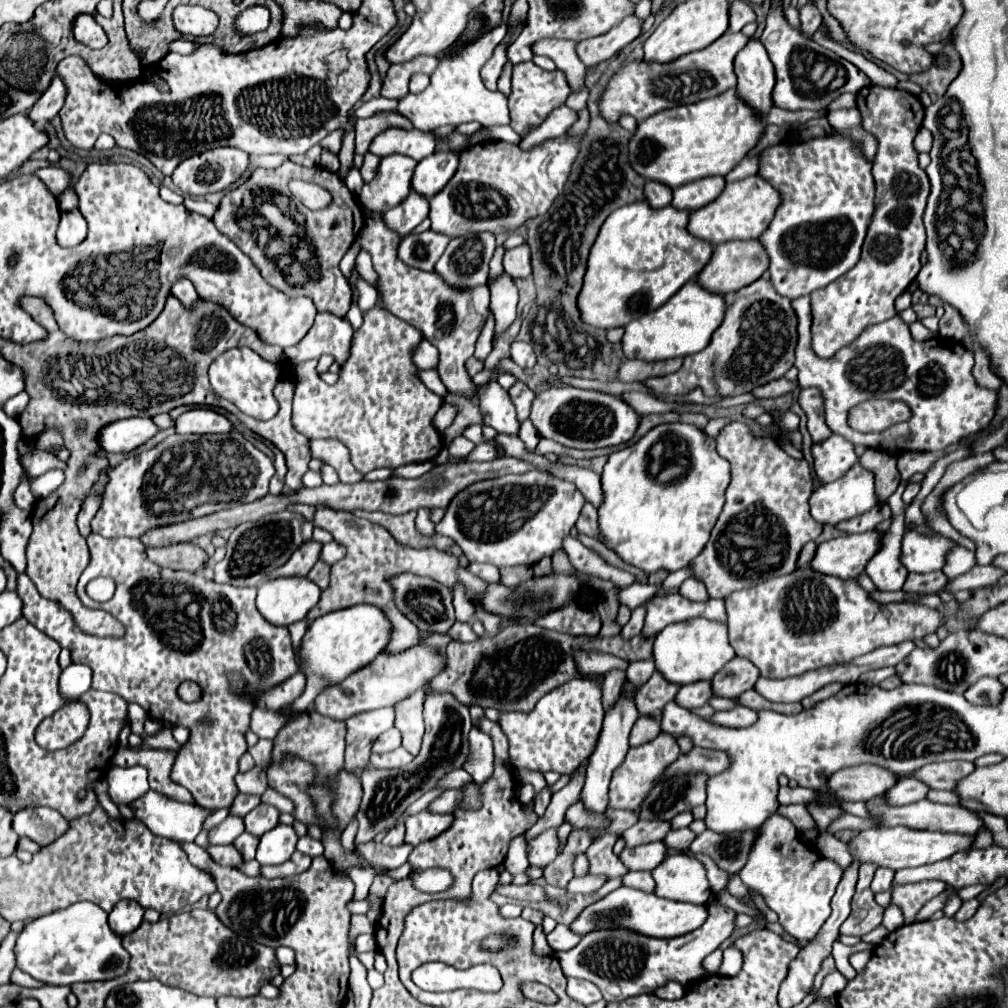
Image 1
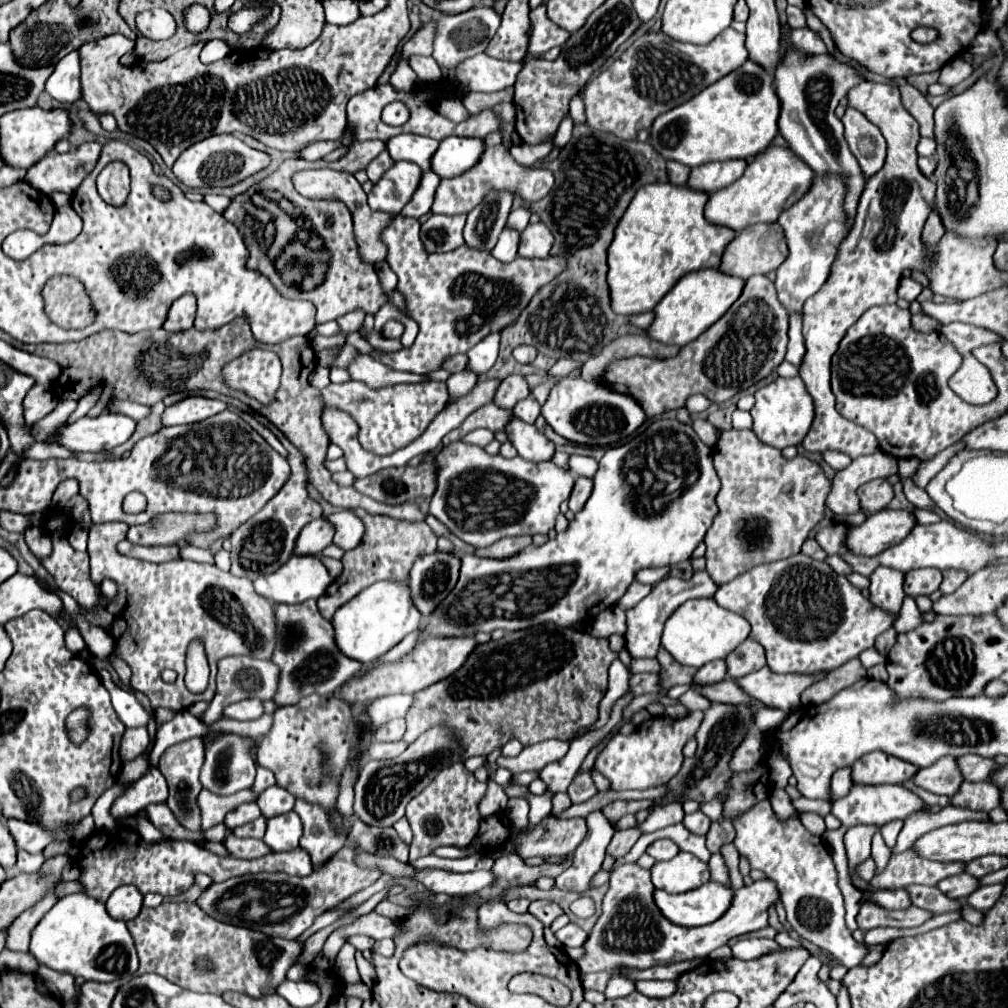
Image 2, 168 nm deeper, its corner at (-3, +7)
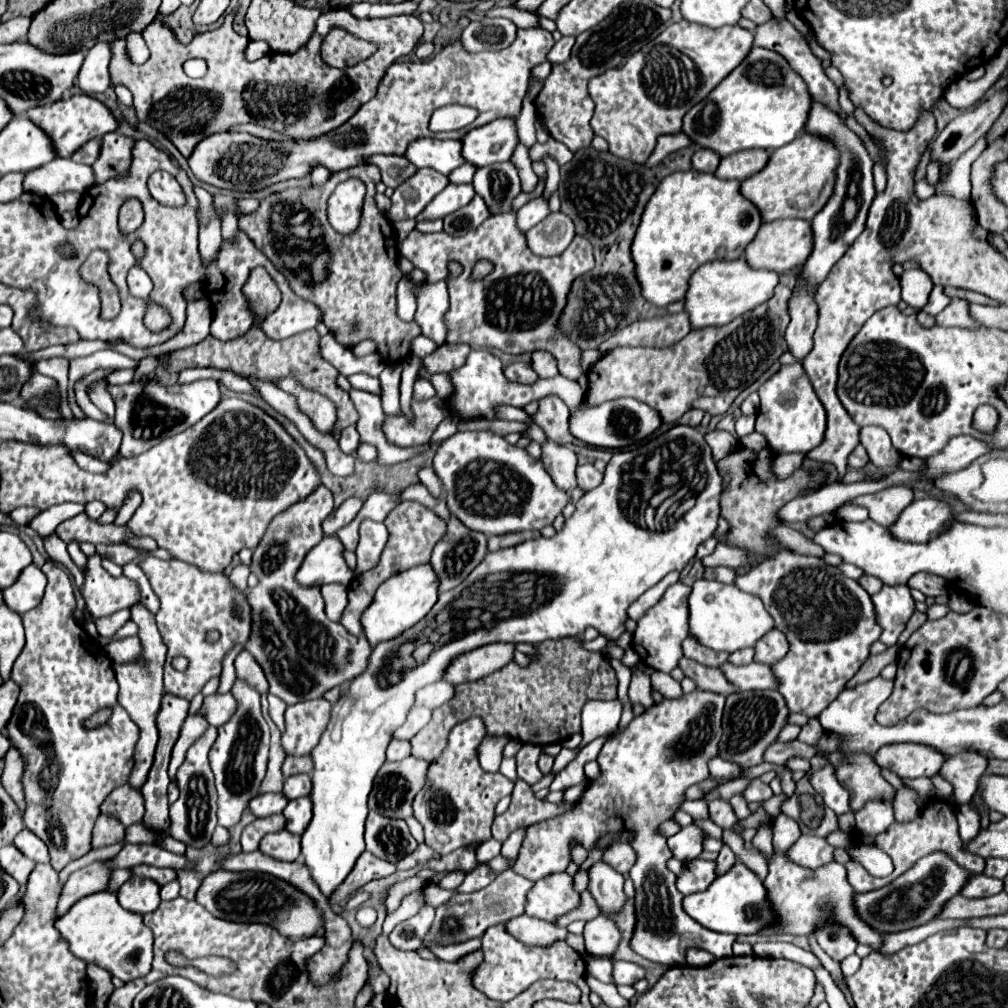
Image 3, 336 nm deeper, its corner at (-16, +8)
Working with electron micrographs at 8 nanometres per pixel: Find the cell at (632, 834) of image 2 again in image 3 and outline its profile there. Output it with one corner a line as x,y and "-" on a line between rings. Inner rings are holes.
616,842
616,844
612,844
612,846
604,852
602,860
604,860
606,864
610,864
616,872
628,874
630,868
634,866
636,854
632,852
632,848
630,848
626,842

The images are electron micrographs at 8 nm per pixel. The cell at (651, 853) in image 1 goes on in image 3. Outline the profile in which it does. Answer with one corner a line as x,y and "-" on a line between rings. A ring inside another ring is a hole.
692,822
692,824
684,826
678,834
670,836
668,846
670,846
674,858
678,858
682,862
690,862
700,856
704,838
706,838
706,832

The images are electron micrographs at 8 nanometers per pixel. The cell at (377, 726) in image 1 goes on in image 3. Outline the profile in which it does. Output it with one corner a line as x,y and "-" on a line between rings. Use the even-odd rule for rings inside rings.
436,682
436,684
430,684
428,688
422,688
416,696
416,706
426,706
426,708
438,708
440,704
446,704
448,700
452,700
456,694
454,690
454,684
448,684
448,682

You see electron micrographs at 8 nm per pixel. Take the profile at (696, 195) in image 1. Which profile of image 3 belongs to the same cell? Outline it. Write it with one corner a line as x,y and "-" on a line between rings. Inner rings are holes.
748,150
748,152
736,152
732,156
724,156
720,160
720,166
716,170
718,178
724,180
746,180
752,174
760,172
770,158
768,150

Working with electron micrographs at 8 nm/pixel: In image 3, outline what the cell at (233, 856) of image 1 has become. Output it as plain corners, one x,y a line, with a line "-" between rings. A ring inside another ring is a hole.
280,830
274,834
264,836
260,842
260,850
274,860
284,860
284,862
294,862
300,856
300,836

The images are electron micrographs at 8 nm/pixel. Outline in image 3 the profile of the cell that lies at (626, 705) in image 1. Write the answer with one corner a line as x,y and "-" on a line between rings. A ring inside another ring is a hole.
602,860
594,864
588,872
590,872
588,890
596,898
602,912
606,914
620,912
628,900
628,896
624,894
624,878
608,864
602,864

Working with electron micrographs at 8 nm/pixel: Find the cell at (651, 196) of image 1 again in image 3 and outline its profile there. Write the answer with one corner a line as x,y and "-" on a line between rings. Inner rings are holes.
696,148
692,156
692,168
698,172
716,172
720,164
718,152
712,152
710,148

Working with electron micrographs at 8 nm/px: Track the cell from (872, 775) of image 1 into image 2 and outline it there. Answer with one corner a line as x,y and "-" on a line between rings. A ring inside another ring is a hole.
867,753
851,767
851,779
859,785
883,785
903,783
915,775
915,767
907,761
889,757
887,753

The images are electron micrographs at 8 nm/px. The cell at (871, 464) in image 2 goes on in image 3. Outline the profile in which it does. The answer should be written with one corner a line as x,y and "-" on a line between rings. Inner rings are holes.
848,504
844,505
836,512
838,520
844,520
844,522
862,522
869,518
868,510
858,505

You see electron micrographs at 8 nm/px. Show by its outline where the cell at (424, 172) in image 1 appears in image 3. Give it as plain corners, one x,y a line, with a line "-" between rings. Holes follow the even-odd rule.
496,118
464,136
462,154
466,162
482,168
494,162
510,160
518,142
516,118

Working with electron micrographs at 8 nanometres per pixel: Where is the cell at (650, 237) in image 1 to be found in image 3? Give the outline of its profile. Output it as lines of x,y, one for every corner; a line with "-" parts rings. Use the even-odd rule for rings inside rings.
698,170
666,176
646,204
634,236
632,258
644,298
654,306
684,300
694,270
712,260
736,260
762,226
758,208
740,194
738,180
720,180

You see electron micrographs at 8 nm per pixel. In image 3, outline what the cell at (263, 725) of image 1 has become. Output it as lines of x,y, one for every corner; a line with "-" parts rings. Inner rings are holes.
228,692
228,694
206,696
202,708
196,714
204,716
210,722
210,726
220,728
220,726
224,726
232,718
234,710
236,710
236,700
232,700
232,696

